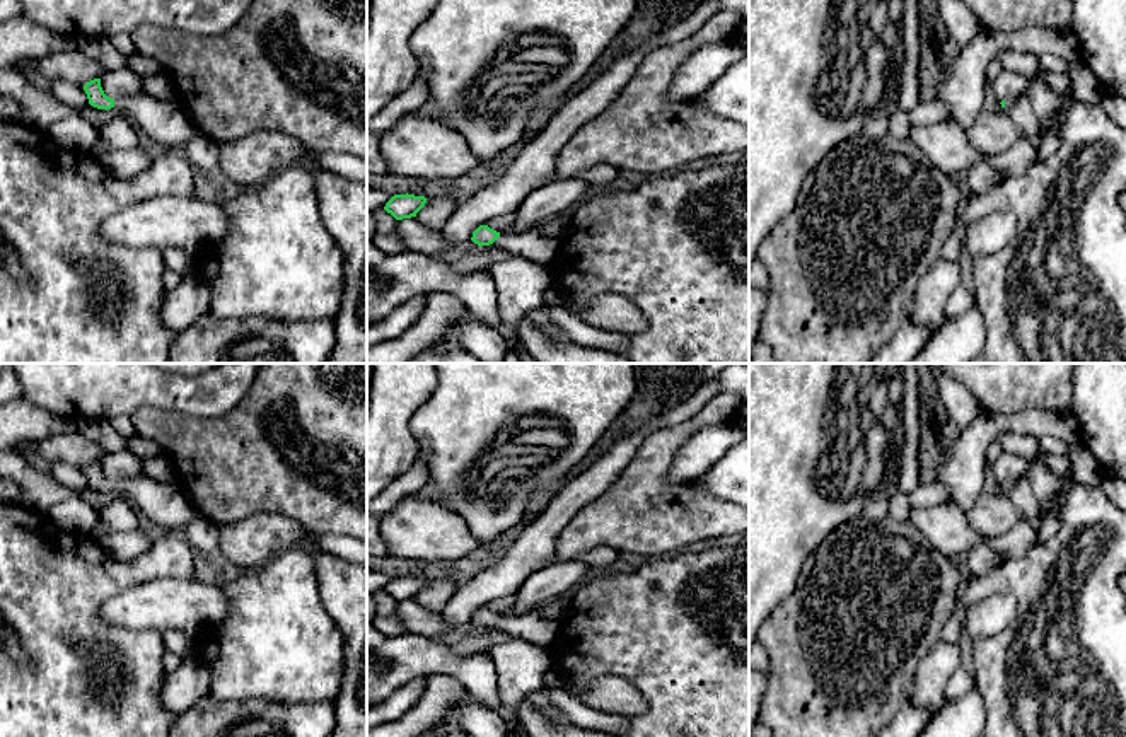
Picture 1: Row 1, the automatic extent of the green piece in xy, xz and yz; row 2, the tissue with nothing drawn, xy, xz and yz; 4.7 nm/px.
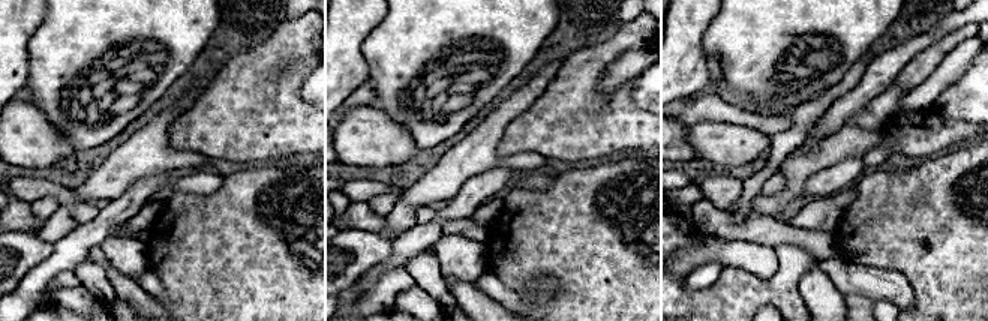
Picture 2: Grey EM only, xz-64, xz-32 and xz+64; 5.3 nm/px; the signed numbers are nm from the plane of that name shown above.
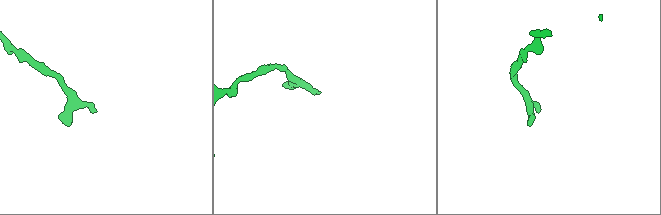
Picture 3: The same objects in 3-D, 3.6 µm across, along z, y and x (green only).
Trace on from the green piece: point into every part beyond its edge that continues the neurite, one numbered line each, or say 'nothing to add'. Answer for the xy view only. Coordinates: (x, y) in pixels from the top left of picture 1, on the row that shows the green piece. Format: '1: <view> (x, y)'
1: xy (164, 121)

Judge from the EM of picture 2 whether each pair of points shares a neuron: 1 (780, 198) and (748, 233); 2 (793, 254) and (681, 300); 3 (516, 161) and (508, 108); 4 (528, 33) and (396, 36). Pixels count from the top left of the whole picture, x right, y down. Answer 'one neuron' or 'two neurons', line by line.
1: two neurons
2: one neuron
3: one neuron
4: one neuron

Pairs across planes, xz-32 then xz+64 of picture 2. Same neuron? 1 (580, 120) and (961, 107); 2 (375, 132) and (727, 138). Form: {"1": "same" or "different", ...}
{"1": "different", "2": "same"}

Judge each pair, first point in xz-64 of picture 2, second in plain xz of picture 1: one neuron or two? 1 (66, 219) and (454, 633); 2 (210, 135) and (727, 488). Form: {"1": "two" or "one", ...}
{"1": "two", "2": "two"}

